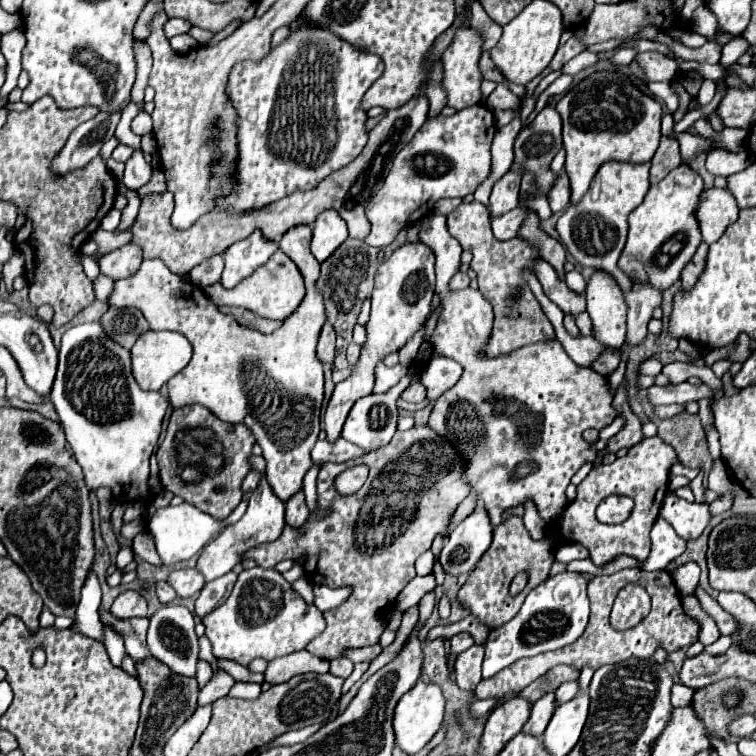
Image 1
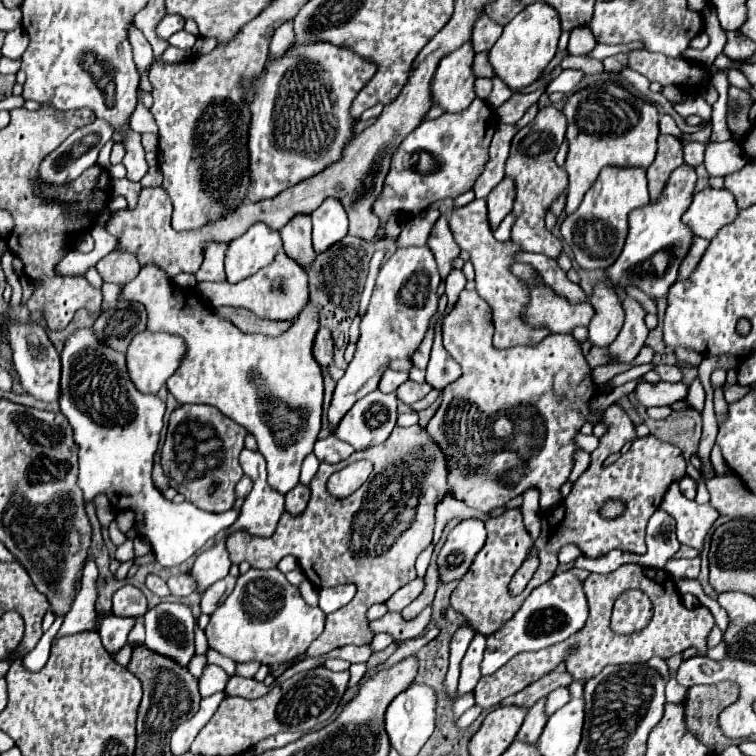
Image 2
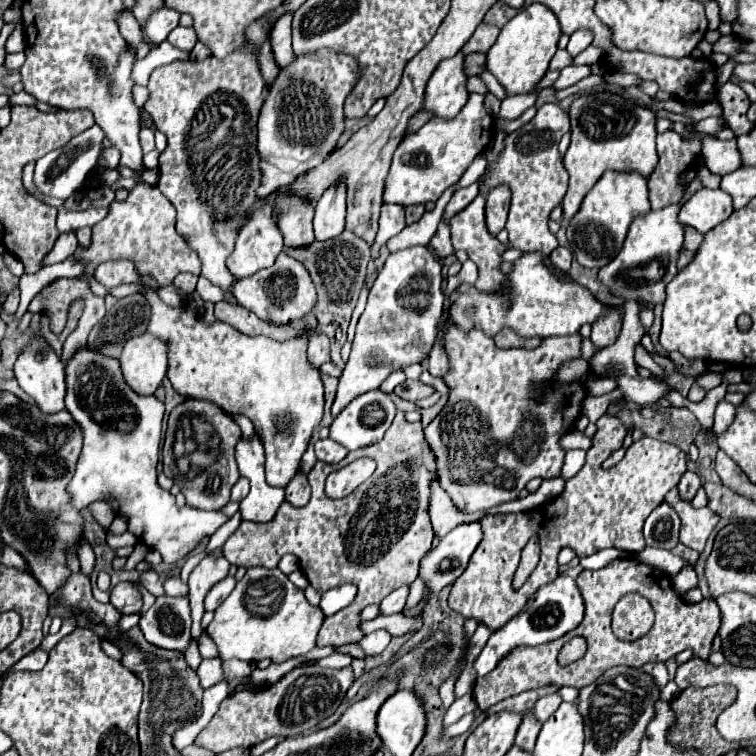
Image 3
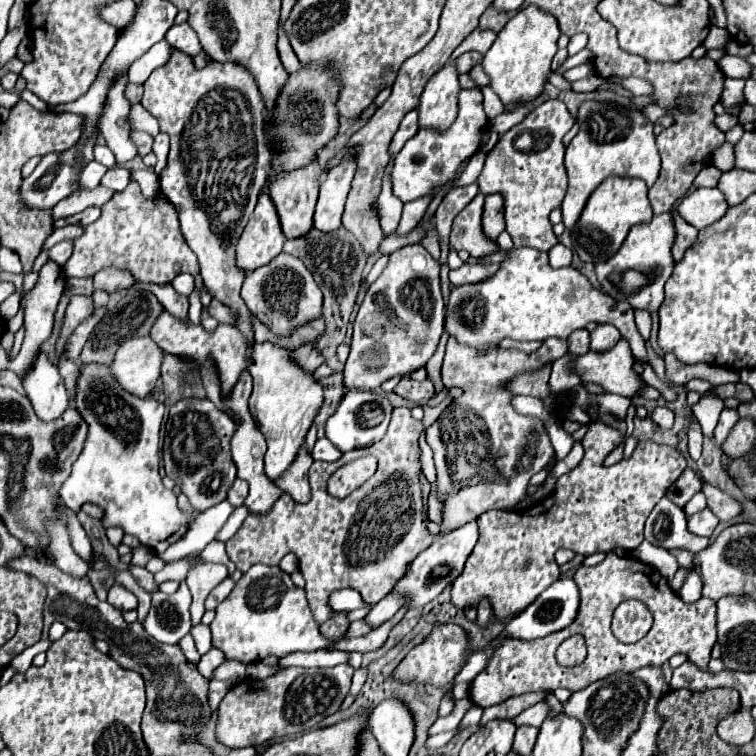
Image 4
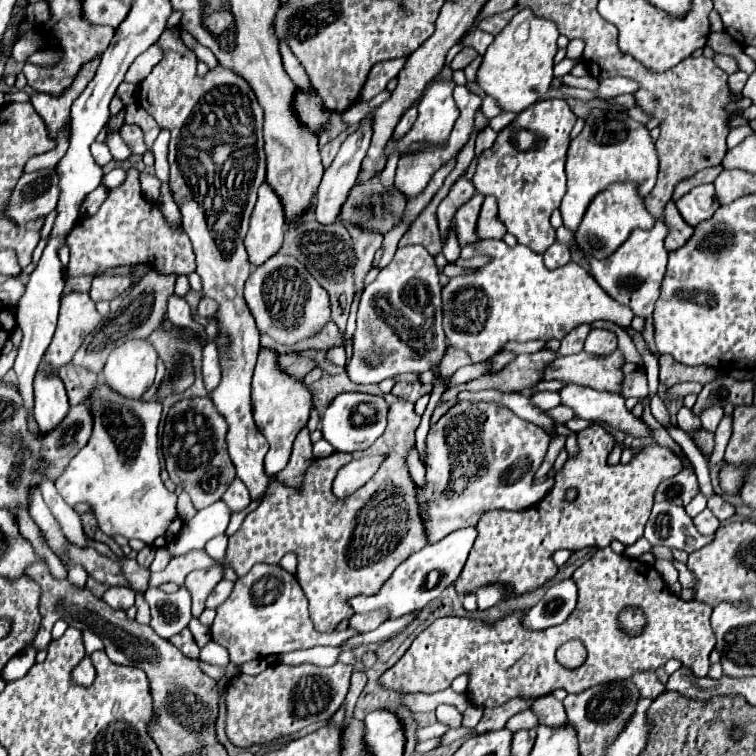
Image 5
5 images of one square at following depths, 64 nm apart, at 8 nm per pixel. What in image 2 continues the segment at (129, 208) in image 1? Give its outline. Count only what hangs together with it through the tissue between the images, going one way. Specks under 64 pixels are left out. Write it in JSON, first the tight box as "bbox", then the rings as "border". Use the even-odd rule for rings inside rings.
{"bbox":[110,178,141,208],"border":[[[127,178],[114,179],[111,180],[110,193],[113,190],[113,195],[124,196],[127,200],[127,208],[135,208],[141,188],[140,182],[132,182]]]}

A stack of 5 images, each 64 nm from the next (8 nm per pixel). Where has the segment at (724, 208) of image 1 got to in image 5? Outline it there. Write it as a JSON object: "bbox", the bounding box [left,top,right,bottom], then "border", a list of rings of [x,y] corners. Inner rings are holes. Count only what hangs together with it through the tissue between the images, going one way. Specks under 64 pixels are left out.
{"bbox":[676,184,718,226],"border":[[[700,184],[694,186],[688,194],[684,194],[680,200],[676,200],[676,208],[686,220],[686,224],[694,226],[714,214],[718,208],[716,196],[714,196],[714,186],[712,184]]]}

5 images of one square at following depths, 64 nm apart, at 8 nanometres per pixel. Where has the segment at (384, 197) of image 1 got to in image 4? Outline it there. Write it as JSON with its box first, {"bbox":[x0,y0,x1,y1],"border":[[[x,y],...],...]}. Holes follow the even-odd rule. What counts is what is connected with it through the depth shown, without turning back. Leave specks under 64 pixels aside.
{"bbox":[392,90,488,202],"border":[[[460,90],[458,106],[460,106],[458,118],[446,132],[430,132],[430,130],[418,132],[404,144],[404,148],[396,156],[392,170],[392,188],[402,202],[424,196],[434,186],[446,184],[450,178],[454,178],[458,166],[478,150],[480,138],[488,130],[488,118],[482,110],[482,92]]]}

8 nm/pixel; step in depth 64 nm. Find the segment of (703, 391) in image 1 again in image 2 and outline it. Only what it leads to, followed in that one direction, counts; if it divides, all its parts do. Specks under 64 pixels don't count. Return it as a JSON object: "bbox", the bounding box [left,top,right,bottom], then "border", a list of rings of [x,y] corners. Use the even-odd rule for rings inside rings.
{"bbox":[636,380,688,406],"border":[[[640,380],[636,390],[636,400],[644,406],[668,406],[678,400],[684,400],[688,396],[688,388],[684,384],[670,384],[670,382],[658,382],[650,384]]]}

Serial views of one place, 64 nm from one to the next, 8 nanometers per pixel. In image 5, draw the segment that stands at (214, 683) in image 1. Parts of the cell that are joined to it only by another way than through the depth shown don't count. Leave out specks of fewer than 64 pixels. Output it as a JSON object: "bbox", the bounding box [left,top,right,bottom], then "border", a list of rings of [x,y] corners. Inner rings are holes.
{"bbox":[200,640,230,666],"border":[[[210,640],[202,650],[200,650],[200,658],[208,664],[214,664],[214,666],[228,666],[230,664],[230,658],[228,658],[228,652],[226,648],[220,648],[220,644],[216,644],[214,640]]]}

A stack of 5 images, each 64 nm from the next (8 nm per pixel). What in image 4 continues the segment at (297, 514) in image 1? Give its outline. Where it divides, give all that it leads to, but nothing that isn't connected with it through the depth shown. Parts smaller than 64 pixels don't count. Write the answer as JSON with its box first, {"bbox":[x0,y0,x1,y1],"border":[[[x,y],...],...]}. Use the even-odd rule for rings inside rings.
{"bbox":[274,444,314,502],"border":[[[302,444],[300,450],[298,450],[298,454],[296,454],[296,458],[294,458],[294,462],[290,464],[290,468],[288,468],[280,478],[276,478],[274,484],[276,484],[280,490],[288,492],[296,502],[306,502],[306,500],[310,500],[308,470],[310,470],[312,462],[314,462],[314,460],[312,460],[312,456],[310,456],[306,444]]]}

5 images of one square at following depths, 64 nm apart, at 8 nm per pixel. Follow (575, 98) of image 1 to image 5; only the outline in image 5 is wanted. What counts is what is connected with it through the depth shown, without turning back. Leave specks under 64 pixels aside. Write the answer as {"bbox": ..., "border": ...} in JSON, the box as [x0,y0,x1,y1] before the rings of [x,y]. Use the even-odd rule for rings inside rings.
{"bbox":[560,108,658,232],"border":[[[624,108],[592,110],[586,116],[584,130],[570,142],[568,148],[568,160],[566,160],[568,190],[560,204],[564,226],[576,232],[588,204],[594,200],[596,194],[606,190],[610,184],[632,182],[636,184],[638,194],[642,198],[648,196],[656,184],[656,174],[658,174],[658,156],[646,126],[628,118]]]}

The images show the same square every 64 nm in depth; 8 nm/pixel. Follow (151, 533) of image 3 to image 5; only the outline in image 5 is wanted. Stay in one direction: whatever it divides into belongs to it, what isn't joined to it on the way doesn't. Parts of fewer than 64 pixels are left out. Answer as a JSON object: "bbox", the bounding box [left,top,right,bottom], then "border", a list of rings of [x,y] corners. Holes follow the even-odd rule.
{"bbox":[56,380,182,548],"border":[[[102,380],[88,404],[94,410],[94,432],[88,444],[56,478],[58,494],[70,506],[86,502],[96,514],[100,530],[108,536],[118,534],[128,540],[140,538],[154,548],[170,544],[182,522],[176,514],[176,494],[170,494],[160,480],[156,444],[162,404],[116,396],[116,392],[110,392]]]}

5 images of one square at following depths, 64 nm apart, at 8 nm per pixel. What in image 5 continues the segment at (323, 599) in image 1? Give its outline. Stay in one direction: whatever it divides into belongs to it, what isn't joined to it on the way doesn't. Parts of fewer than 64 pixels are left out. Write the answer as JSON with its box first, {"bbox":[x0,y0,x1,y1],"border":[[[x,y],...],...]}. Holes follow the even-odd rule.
{"bbox":[350,528,476,620],"border":[[[462,528],[462,530],[456,530],[450,536],[442,538],[440,542],[428,544],[422,550],[414,552],[408,560],[404,560],[394,570],[394,574],[382,584],[382,588],[376,594],[354,596],[354,600],[350,602],[354,612],[356,614],[366,614],[366,612],[372,612],[372,610],[388,610],[390,620],[394,620],[394,618],[400,618],[408,612],[422,610],[430,600],[438,598],[440,592],[446,586],[450,586],[458,580],[458,576],[460,576],[460,572],[462,572],[462,568],[468,560],[474,538],[476,538],[476,528]]]}

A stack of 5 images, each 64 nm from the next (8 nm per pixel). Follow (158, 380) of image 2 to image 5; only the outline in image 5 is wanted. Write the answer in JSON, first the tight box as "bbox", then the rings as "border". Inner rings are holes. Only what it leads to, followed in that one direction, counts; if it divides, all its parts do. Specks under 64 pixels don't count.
{"bbox":[102,340,156,400],"border":[[[126,340],[110,352],[102,378],[110,390],[136,400],[154,384],[156,360],[156,348],[148,340]]]}

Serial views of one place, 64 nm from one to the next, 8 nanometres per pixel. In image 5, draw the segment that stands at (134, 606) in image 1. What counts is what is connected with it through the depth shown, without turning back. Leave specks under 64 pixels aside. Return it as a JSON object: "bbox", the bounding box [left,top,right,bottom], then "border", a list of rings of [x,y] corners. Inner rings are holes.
{"bbox":[102,586,136,610],"border":[[[112,586],[104,592],[102,602],[106,602],[110,608],[114,610],[128,610],[130,606],[134,606],[134,598],[136,592],[128,586]]]}

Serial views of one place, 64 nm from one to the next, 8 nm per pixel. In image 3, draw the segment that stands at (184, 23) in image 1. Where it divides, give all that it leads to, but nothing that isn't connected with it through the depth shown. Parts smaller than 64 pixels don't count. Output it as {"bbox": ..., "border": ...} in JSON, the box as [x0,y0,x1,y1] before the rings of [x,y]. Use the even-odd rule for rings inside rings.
{"bbox":[140,6,180,46],"border":[[[162,6],[158,10],[154,10],[146,24],[140,28],[142,30],[142,40],[148,46],[160,44],[162,40],[166,40],[166,36],[170,34],[170,30],[174,30],[178,26],[178,18],[180,14],[168,6]]]}

